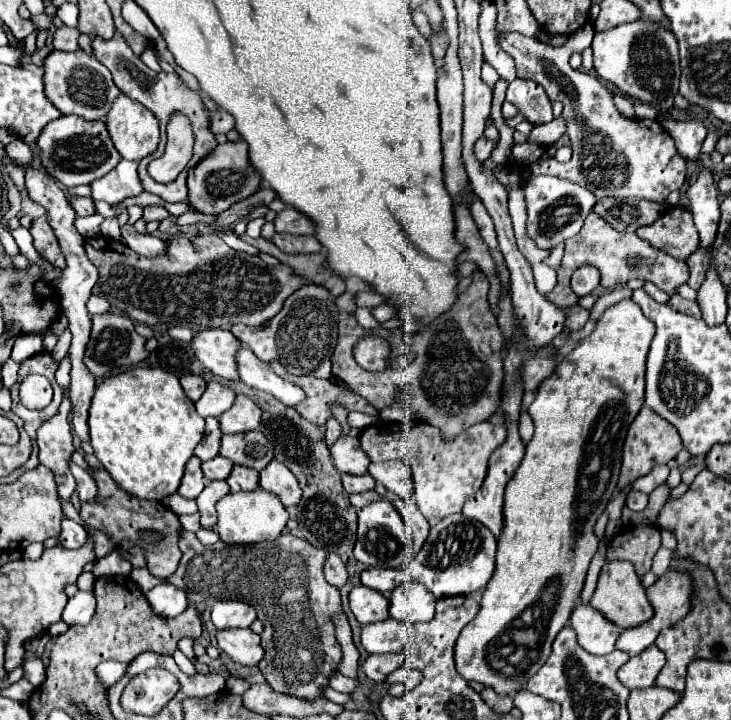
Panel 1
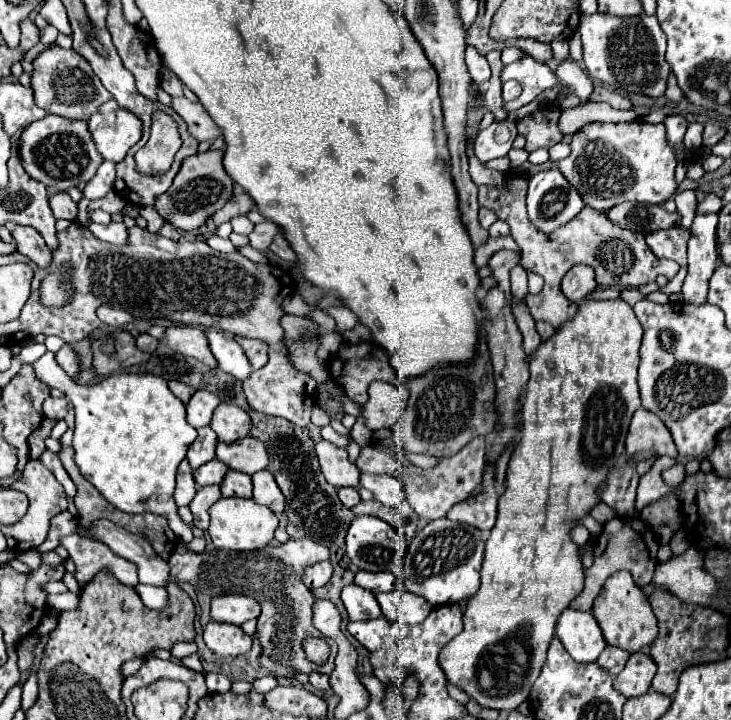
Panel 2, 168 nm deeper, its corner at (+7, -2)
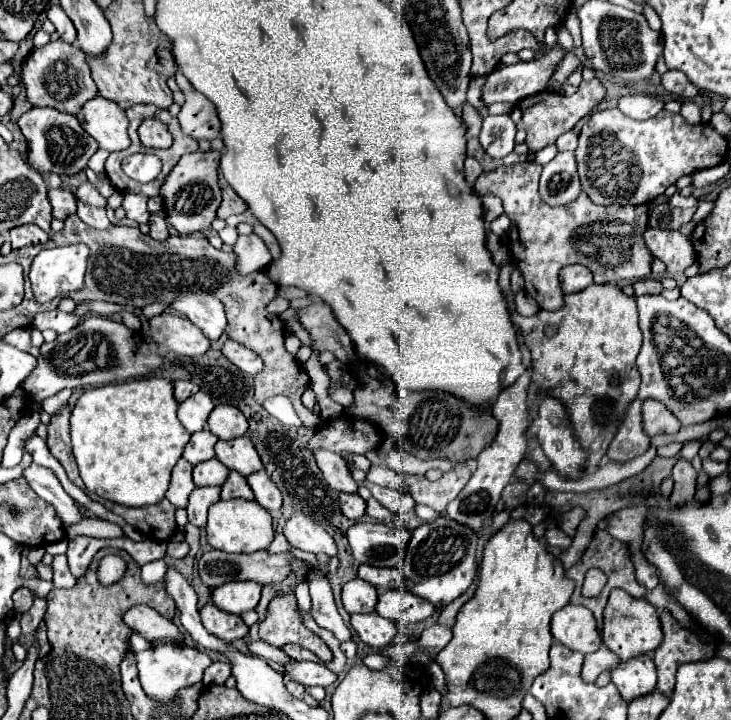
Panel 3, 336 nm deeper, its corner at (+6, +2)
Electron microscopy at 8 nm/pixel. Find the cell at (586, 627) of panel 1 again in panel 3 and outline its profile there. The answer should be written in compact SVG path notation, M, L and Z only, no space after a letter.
M568 604L552 616L552 636L570 650L590 654L602 644L596 632L596 620L588 608Z

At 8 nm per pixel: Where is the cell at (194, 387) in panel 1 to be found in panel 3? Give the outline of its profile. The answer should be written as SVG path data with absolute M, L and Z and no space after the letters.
M176 380L174 382L174 396L176 396L176 402L184 402L188 396L196 394L198 392L198 386L194 382L186 382L186 380Z

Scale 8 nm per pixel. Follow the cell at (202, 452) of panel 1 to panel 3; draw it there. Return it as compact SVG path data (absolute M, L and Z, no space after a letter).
M208 428L194 432L190 442L184 448L184 458L194 466L200 462L206 462L206 460L214 458L214 444L216 442L218 442L218 438Z

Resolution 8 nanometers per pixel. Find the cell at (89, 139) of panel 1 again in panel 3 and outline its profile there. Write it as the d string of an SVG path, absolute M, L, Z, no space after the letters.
M30 108L26 114L18 118L18 126L28 142L28 160L42 174L56 172L72 176L84 170L92 154L98 150L96 140L84 132L76 116L58 112L54 108Z

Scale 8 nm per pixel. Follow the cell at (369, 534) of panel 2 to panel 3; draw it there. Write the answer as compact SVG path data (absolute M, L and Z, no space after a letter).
M356 522L348 530L348 542L354 558L360 564L370 566L402 568L408 540L408 530L402 532L380 522Z

